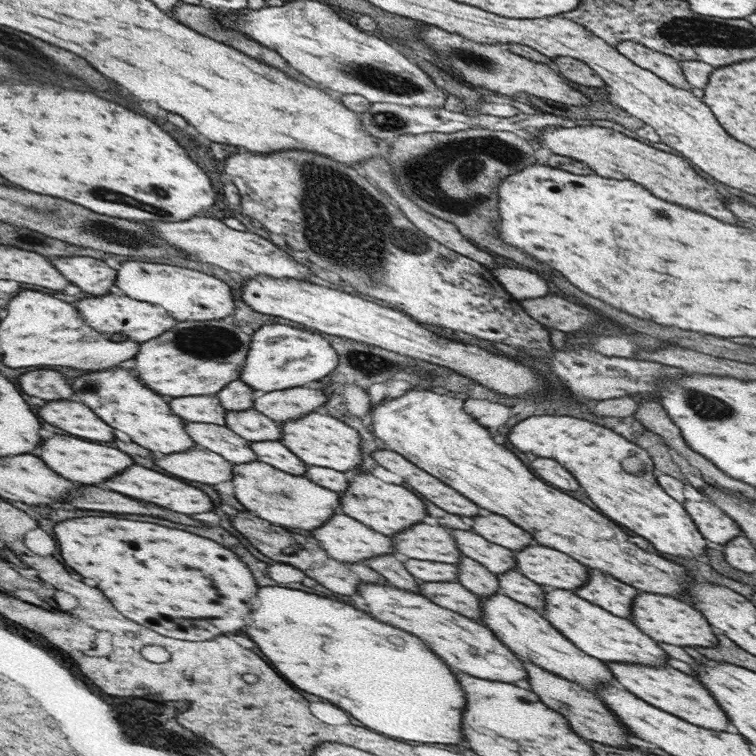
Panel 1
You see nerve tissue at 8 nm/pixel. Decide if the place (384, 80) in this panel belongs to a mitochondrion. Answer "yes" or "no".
yes

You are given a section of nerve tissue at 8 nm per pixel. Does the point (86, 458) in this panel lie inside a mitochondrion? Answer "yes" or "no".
no

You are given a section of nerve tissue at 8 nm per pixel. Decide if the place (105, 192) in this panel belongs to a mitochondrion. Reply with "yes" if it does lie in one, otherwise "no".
yes

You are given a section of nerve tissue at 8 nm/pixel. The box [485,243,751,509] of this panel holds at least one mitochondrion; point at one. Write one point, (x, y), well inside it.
(706, 406)

